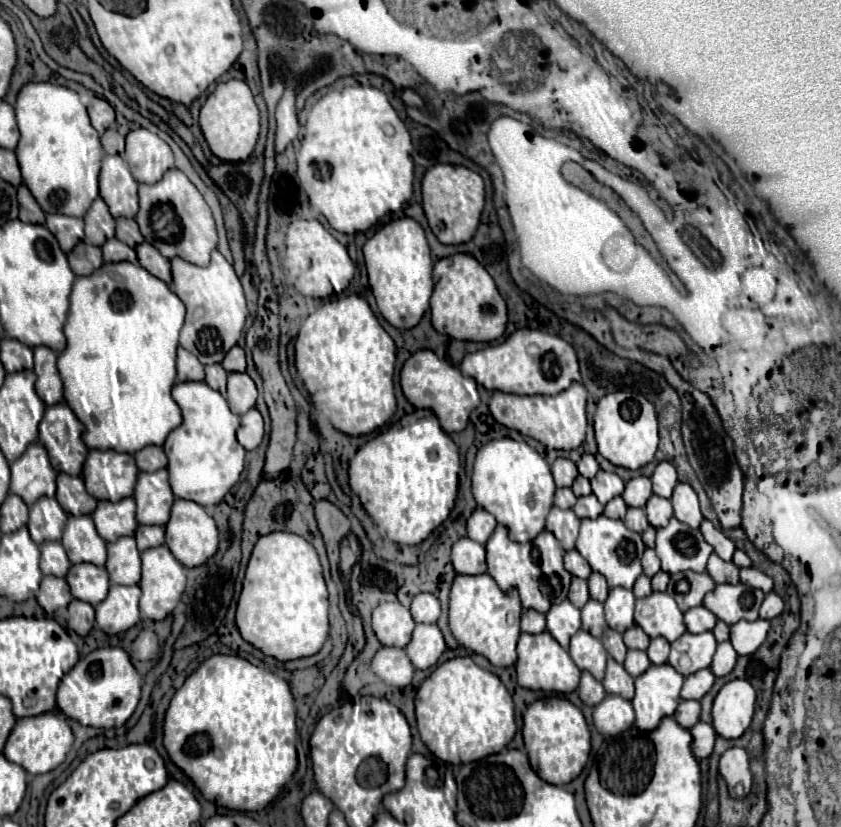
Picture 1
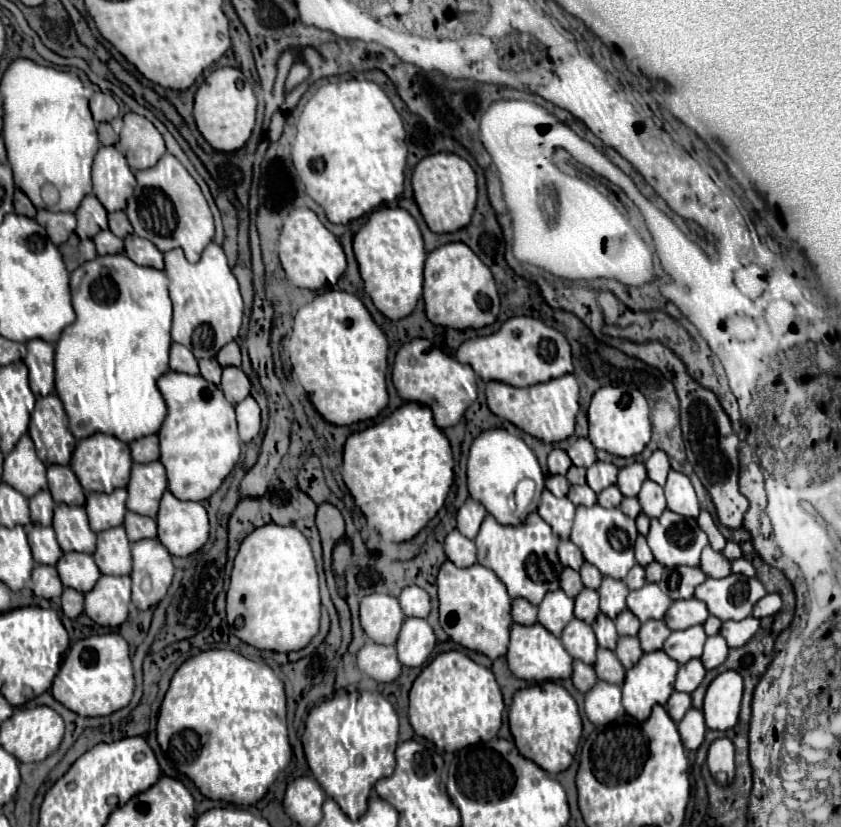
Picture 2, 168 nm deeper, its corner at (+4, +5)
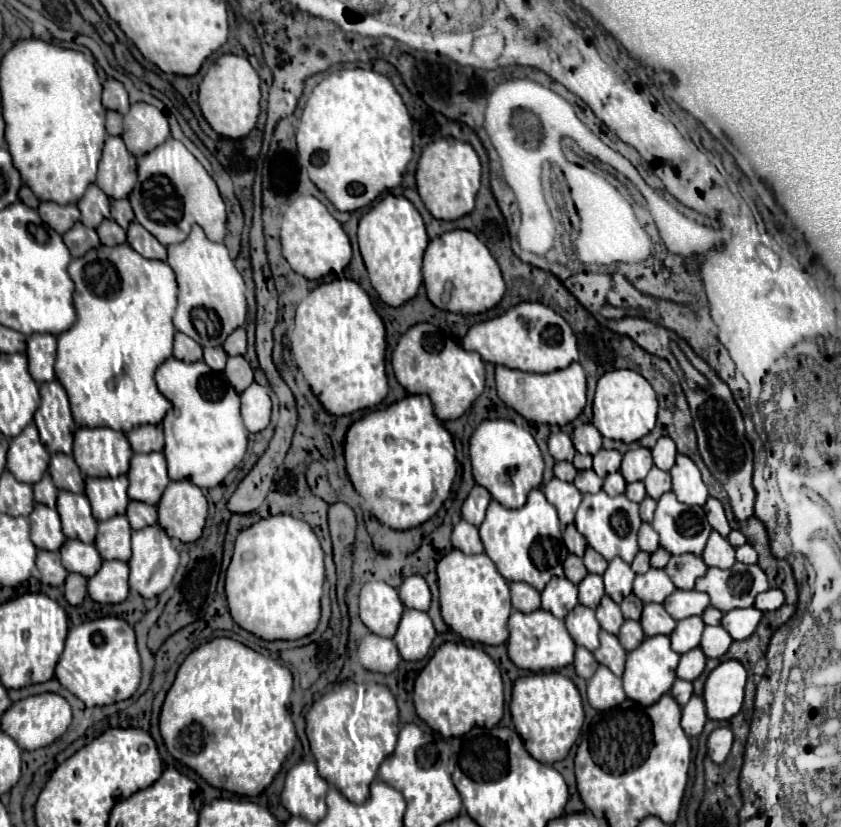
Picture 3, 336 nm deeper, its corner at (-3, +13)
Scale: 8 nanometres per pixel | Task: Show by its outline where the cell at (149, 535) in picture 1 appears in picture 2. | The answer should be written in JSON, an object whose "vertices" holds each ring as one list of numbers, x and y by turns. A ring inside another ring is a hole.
{"vertices":[[131,511,125,515,125,529,127,529,127,537,131,543,147,539,147,537,157,537,155,519,149,519]]}

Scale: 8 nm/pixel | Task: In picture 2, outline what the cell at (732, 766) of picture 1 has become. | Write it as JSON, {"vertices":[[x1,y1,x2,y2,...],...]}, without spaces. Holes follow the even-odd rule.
{"vertices":[[727,737,713,741,713,745,709,747,707,765,713,777,717,777,719,773,725,773,729,779,733,779,735,777,735,745]]}

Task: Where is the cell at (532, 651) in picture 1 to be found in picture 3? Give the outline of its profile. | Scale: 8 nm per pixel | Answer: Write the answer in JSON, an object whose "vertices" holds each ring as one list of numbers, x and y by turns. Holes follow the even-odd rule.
{"vertices":[[536,609,532,613,514,611,508,619,508,657,510,661,520,669,530,671,544,671,544,669,560,669,574,661,574,649,576,643,566,631,566,625,562,619,556,619,552,613,544,609]]}

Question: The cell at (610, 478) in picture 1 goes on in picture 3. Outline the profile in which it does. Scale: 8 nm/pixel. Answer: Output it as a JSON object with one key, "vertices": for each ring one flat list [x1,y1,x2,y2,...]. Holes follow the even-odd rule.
{"vertices":[[600,449,596,455,594,455,594,471,600,475,600,477,606,477,610,473,616,473,620,469,620,461,622,461,622,455,614,449]]}

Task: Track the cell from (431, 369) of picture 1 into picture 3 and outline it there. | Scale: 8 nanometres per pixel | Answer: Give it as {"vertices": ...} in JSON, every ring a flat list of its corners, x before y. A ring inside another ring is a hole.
{"vertices":[[418,323,400,337,392,351,392,369,408,393,424,393,430,397,440,421,462,417,485,387,485,363,480,355,464,351,462,340,460,345,432,323]]}

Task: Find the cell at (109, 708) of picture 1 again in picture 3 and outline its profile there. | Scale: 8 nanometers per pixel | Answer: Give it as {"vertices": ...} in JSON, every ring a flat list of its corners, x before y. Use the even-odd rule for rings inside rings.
{"vertices":[[102,617,94,621,80,623,68,631,64,653,60,655,60,661,56,665,56,679,74,693,80,701,86,703,86,707,96,705,110,705,116,701,124,701,134,695,140,683,140,655,136,649,136,637,134,629,120,617]]}

